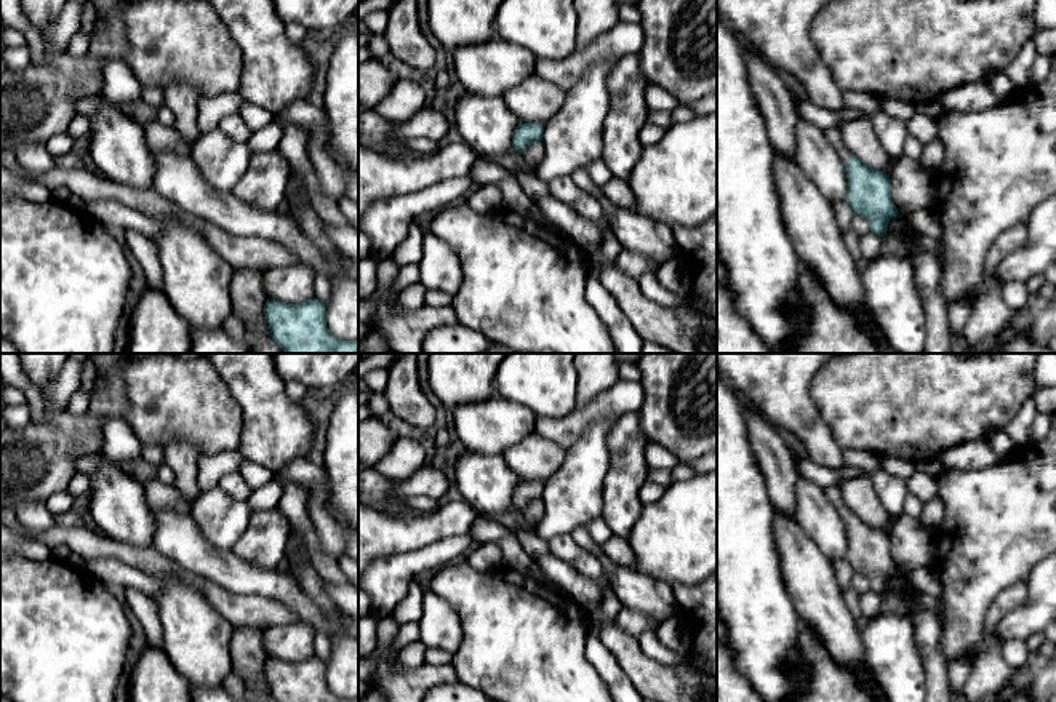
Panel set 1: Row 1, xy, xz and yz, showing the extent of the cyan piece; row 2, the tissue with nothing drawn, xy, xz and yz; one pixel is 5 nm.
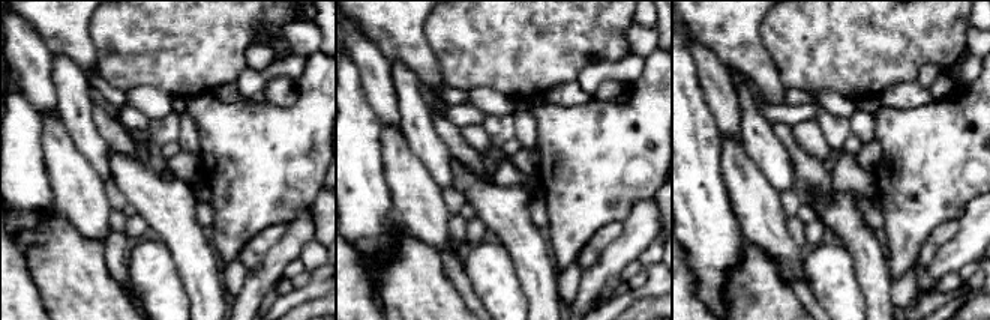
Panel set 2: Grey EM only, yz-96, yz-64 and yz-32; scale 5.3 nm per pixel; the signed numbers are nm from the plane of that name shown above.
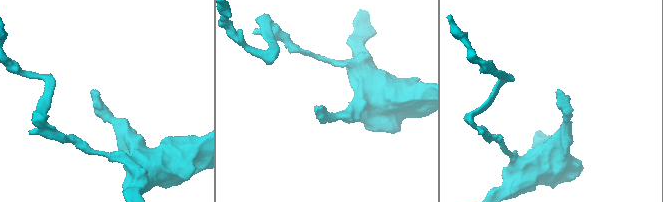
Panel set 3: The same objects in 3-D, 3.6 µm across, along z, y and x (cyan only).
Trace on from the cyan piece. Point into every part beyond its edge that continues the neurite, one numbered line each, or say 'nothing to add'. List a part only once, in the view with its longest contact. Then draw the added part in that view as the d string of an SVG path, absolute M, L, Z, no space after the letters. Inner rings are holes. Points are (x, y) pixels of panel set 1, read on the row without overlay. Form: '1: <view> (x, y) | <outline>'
1: yz (832, 493) | M837 485L826 488L826 497L830 501L830 504L837 509L840 518L843 523L850 518L853 513L850 507L845 504L840 488Z

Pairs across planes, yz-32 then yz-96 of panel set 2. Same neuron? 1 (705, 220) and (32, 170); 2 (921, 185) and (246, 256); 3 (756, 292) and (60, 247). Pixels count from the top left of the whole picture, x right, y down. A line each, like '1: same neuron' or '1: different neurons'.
1: same neuron
2: different neurons
3: same neuron

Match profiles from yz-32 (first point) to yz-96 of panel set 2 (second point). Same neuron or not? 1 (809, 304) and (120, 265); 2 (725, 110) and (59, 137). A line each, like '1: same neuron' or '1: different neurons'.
1: same neuron
2: different neurons

